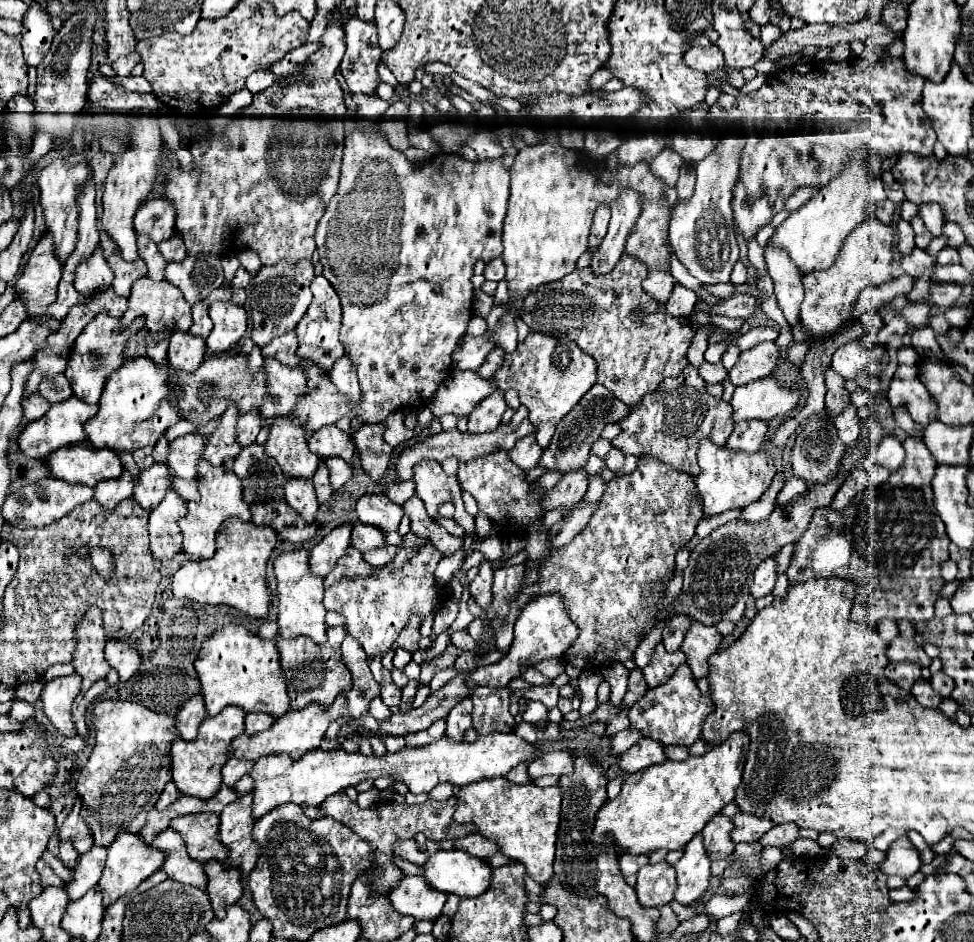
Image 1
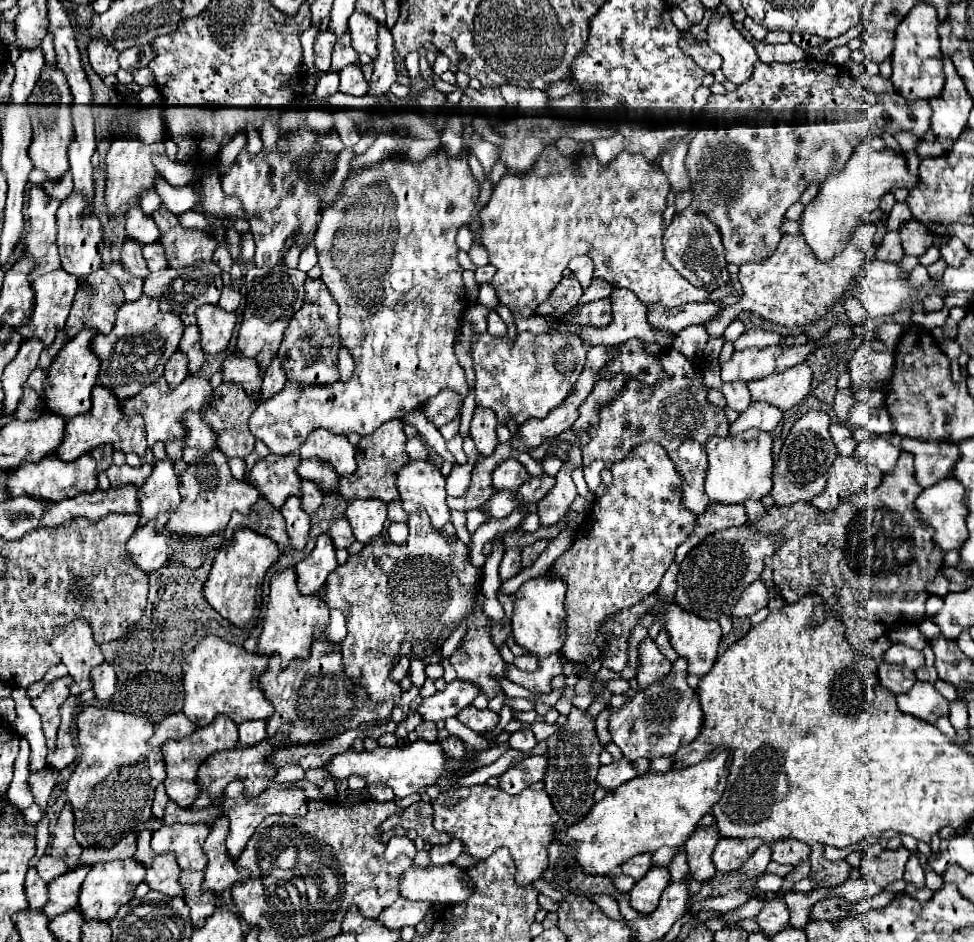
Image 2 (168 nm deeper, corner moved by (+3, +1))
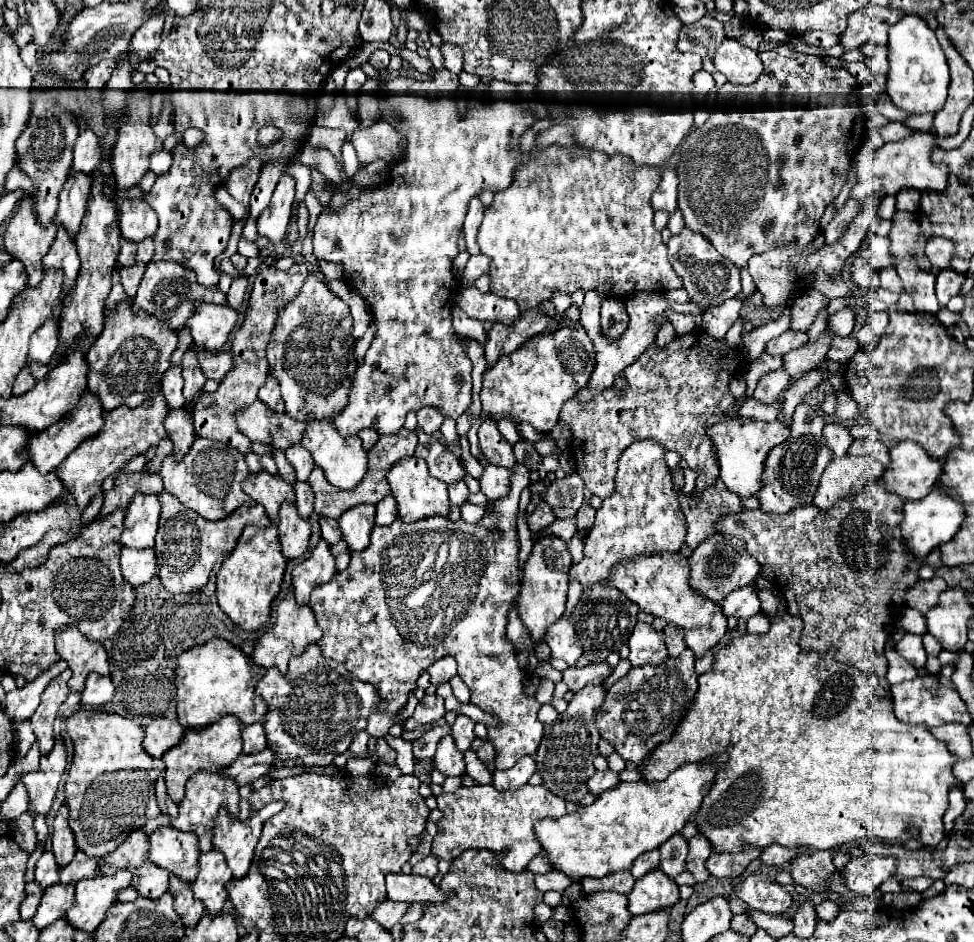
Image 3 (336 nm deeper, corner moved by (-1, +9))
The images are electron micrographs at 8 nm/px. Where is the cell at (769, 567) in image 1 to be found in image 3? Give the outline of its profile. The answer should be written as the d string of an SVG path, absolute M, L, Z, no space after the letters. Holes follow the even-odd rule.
M748 585L748 587L732 591L732 595L724 599L722 611L726 617L736 617L736 619L748 619L756 615L760 611L760 599L758 599L756 587Z

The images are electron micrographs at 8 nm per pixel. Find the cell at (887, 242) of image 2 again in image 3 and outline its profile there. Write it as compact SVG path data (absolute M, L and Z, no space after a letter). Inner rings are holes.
M874 235L870 243L866 245L866 255L868 261L872 263L874 269L884 269L892 265L892 255L890 255L890 239L888 237L878 237Z

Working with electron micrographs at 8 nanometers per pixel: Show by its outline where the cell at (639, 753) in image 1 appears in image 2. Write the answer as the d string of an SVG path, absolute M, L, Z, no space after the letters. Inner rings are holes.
M628 759L616 761L612 765L602 765L598 775L596 775L596 785L606 789L606 791L614 791L616 787L620 787L622 783L630 781L636 777L636 771L632 769L632 763Z

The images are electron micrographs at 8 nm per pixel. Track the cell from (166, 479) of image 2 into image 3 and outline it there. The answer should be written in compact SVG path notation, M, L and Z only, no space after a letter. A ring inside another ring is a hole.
M136 493L126 509L126 529L120 537L120 543L134 549L144 549L154 545L162 505L156 493Z

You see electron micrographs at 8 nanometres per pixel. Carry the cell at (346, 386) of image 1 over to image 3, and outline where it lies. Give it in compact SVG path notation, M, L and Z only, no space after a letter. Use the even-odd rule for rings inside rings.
M368 327L368 331L364 333L364 337L362 339L358 339L356 343L354 343L354 355L356 355L356 361L358 363L362 363L362 359L364 359L364 353L366 353L366 349L370 347L370 341L372 341L372 335L374 335L374 329L376 327Z

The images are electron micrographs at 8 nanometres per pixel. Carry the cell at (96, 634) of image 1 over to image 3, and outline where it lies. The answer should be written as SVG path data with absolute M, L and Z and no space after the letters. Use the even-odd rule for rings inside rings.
M64 627L56 631L56 651L72 669L70 691L84 691L88 673L110 673L108 655L102 643L90 641L78 627Z

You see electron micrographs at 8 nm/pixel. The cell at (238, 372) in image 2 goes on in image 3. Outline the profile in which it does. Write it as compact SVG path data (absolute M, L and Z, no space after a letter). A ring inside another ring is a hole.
M202 347L200 349L200 367L208 379L222 381L224 375L234 367L234 355L230 351L220 351L220 353L208 353Z

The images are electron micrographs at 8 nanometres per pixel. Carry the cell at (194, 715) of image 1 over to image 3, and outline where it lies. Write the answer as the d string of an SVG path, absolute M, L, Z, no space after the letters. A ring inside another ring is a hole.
M158 717L146 727L146 739L142 745L148 751L148 755L162 757L164 751L168 751L170 747L180 743L184 733L186 733L186 729L180 727L178 719Z

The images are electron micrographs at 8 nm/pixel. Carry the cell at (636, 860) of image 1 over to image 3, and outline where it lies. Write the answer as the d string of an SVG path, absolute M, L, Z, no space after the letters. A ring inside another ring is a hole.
M658 849L646 851L644 855L640 855L640 857L634 861L634 865L632 865L630 873L632 873L636 879L640 879L640 877L642 877L642 875L646 875L648 871L658 869L658 863L660 863L660 851L658 851Z

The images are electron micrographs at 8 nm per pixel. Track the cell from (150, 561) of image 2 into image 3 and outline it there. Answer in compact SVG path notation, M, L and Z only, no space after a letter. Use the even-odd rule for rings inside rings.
M122 547L122 557L120 557L120 569L122 575L128 583L134 587L148 583L156 573L158 573L158 563L156 563L156 553L154 547L146 549L130 549Z

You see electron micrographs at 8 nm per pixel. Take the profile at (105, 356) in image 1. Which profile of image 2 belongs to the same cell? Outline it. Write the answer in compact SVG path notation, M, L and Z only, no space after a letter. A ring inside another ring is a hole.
M84 329L70 343L66 343L56 355L52 367L46 371L48 381L44 387L44 395L40 397L44 403L44 411L62 415L66 419L90 411L90 405L92 405L90 393L92 393L92 387L96 385L96 375L100 369L100 359L90 351L92 337L94 333L90 329Z

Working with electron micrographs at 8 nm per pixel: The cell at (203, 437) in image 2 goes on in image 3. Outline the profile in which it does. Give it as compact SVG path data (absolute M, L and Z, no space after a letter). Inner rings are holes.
M184 405L180 409L170 411L164 419L164 427L168 429L168 435L174 441L174 457L184 459L184 455L190 451L194 439L198 437L194 431L192 413L188 411L188 407Z

